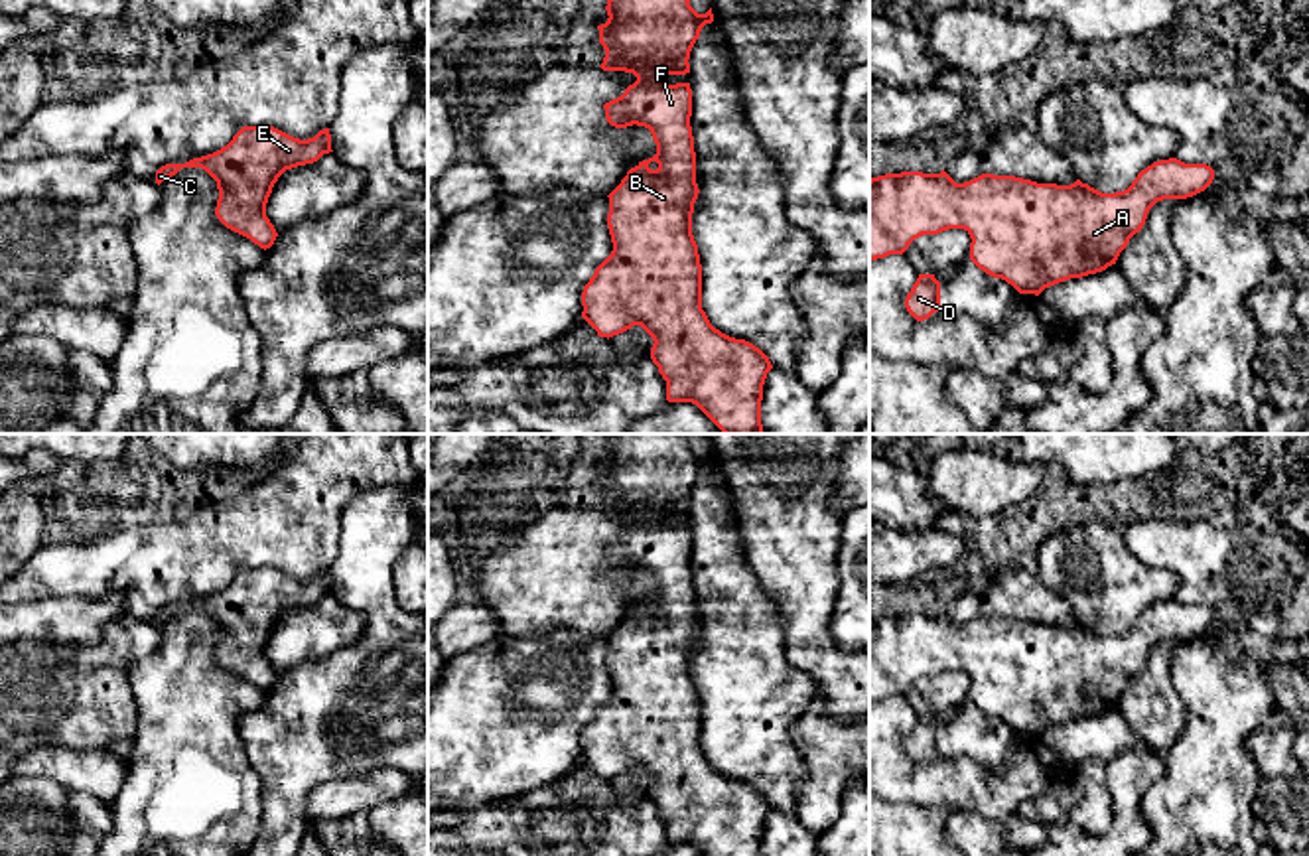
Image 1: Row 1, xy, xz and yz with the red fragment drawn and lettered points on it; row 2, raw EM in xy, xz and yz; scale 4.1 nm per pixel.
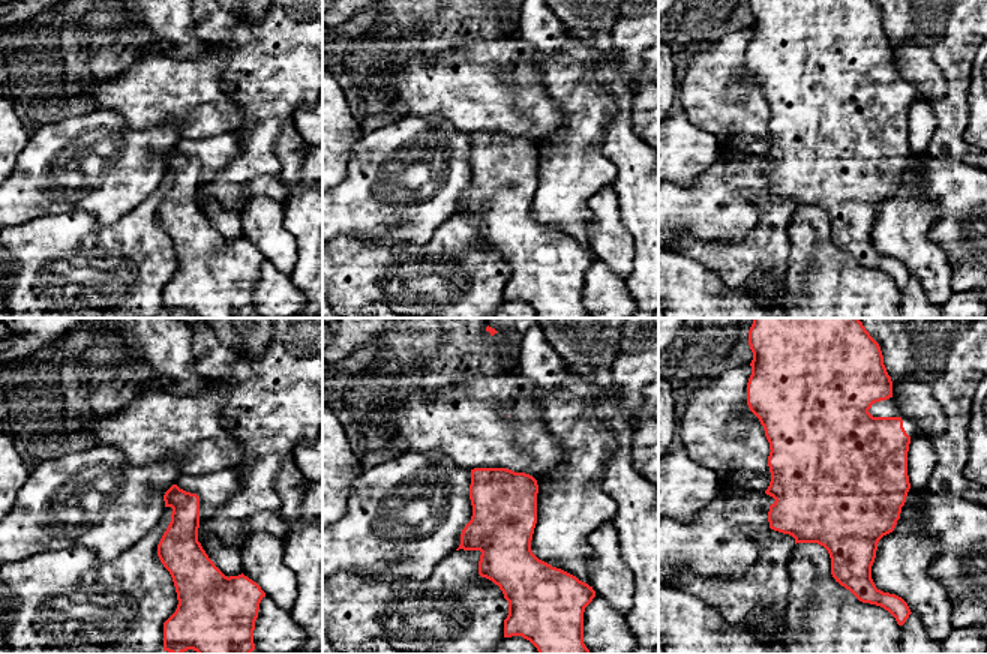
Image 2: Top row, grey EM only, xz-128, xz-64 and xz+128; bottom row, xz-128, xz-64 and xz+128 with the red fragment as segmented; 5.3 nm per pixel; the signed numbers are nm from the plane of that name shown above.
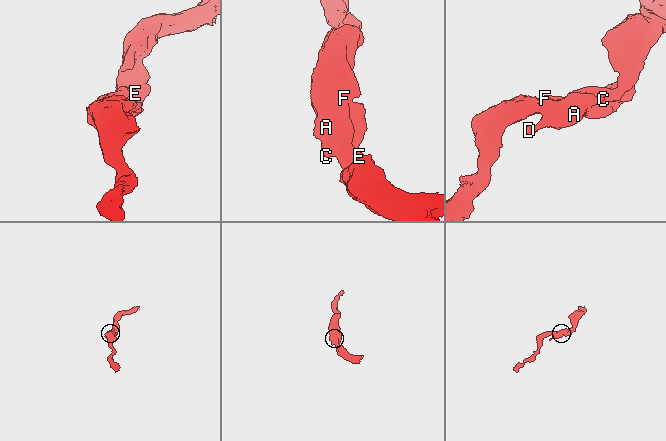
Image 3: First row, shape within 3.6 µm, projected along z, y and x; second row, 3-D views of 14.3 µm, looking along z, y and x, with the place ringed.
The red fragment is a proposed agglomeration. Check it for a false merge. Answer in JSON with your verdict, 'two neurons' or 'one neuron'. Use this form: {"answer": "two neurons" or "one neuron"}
{"answer": "one neuron"}

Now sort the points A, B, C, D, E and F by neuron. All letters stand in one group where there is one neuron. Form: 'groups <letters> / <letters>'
groups A B C D E F

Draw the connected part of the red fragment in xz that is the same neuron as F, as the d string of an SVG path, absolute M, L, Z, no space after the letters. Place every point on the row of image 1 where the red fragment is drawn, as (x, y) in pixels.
M607 0L607 22L597 26L605 49L603 71L633 73L637 81L603 105L615 128L645 126L656 154L627 172L607 195L611 254L595 268L582 292L582 318L599 337L619 335L641 325L653 337L651 359L666 381L668 402L696 404L723 434L763 434L761 400L769 357L745 339L716 329L702 310L702 264L692 235L698 199L696 152L690 126L690 83L668 85L668 75L690 73L690 51L712 8L698 14L690 0Z

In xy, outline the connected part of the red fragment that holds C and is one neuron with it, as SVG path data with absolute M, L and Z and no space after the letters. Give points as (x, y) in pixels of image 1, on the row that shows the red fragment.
M270 124L242 126L227 146L213 154L162 166L156 172L156 183L160 185L181 168L205 170L219 189L217 219L266 250L278 237L266 217L274 183L286 170L313 164L329 152L333 152L329 128L300 140Z

